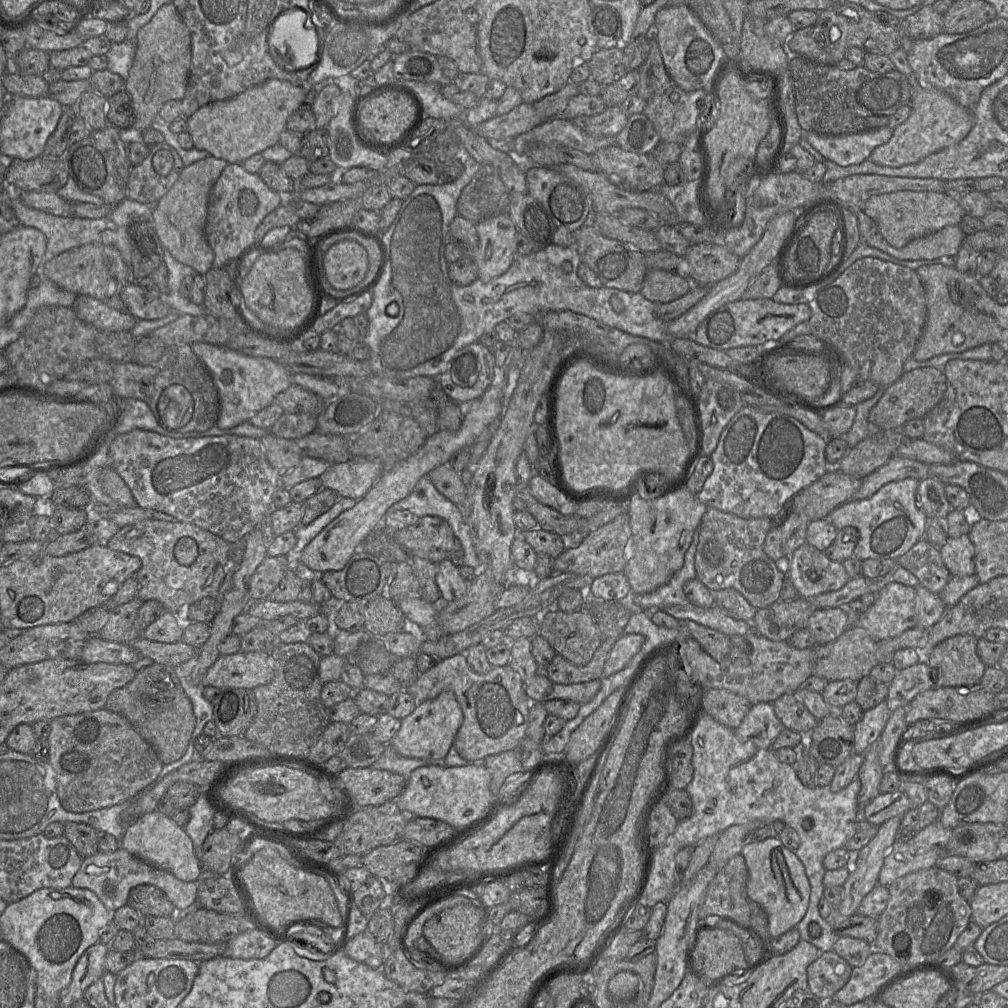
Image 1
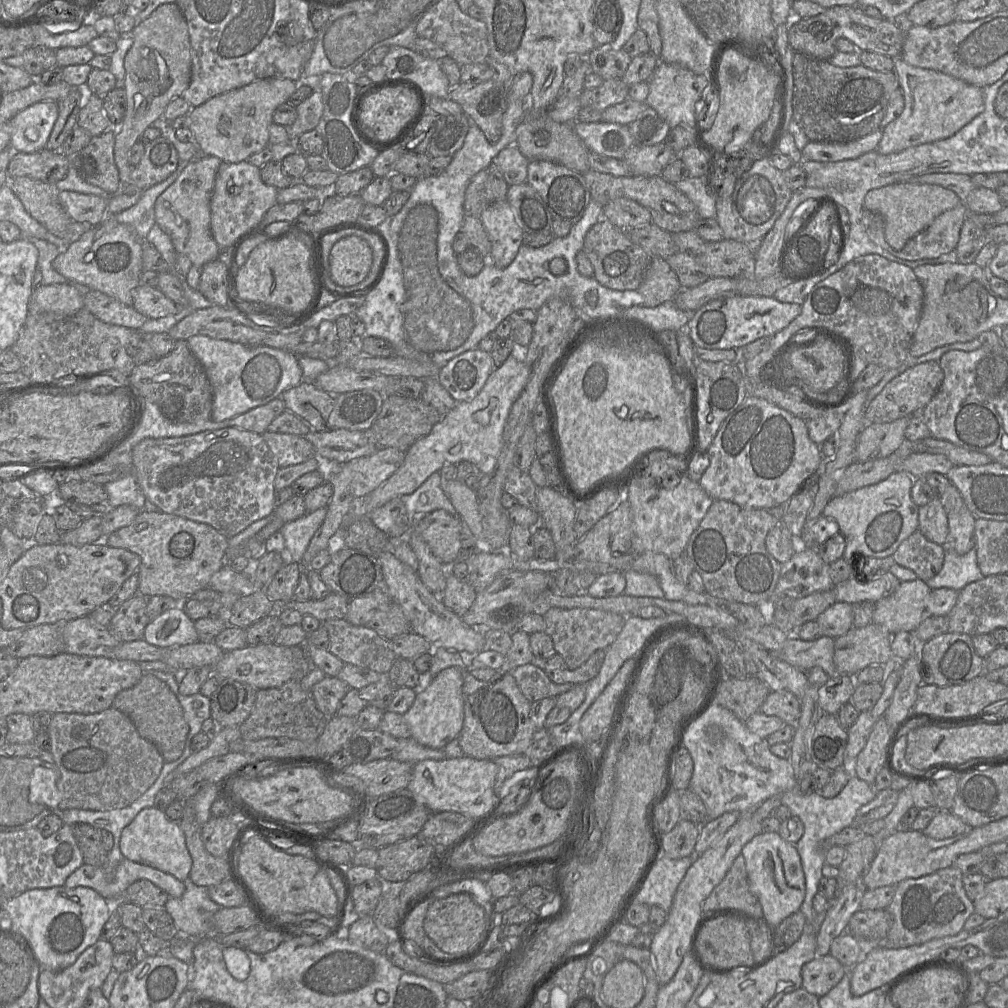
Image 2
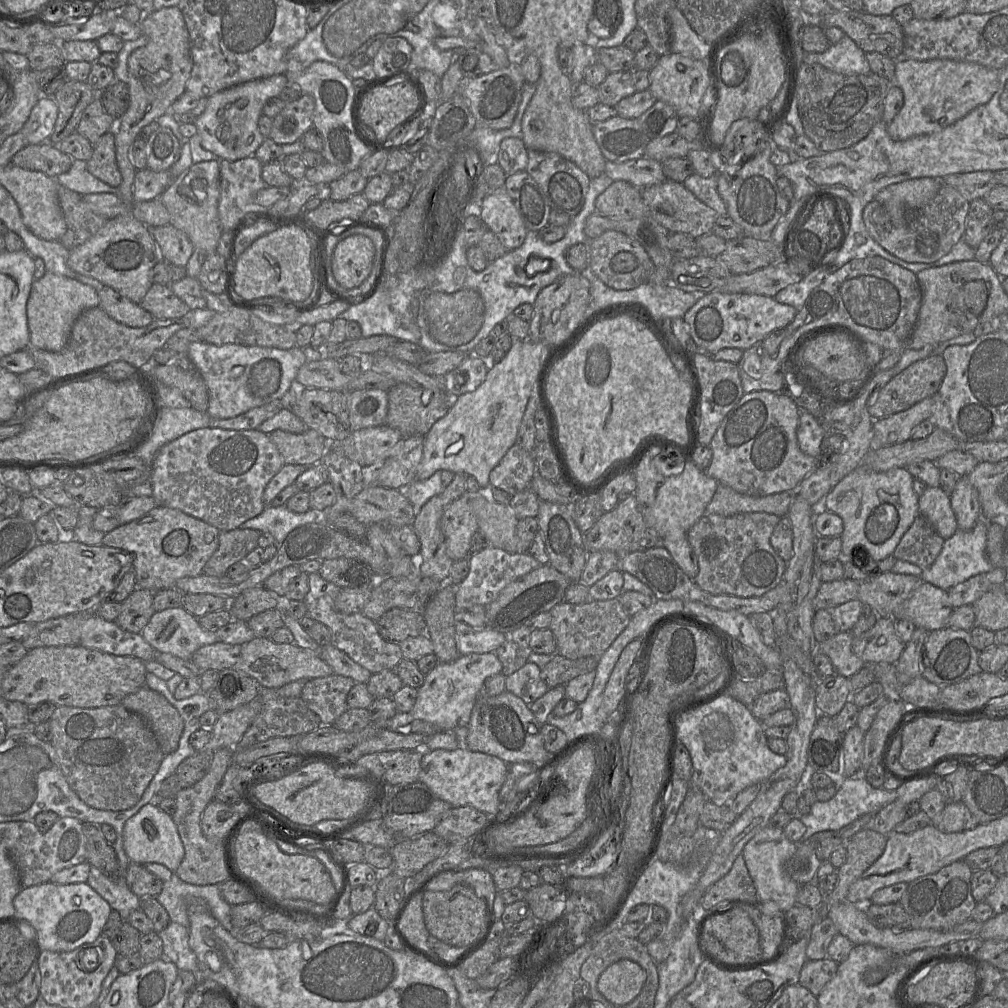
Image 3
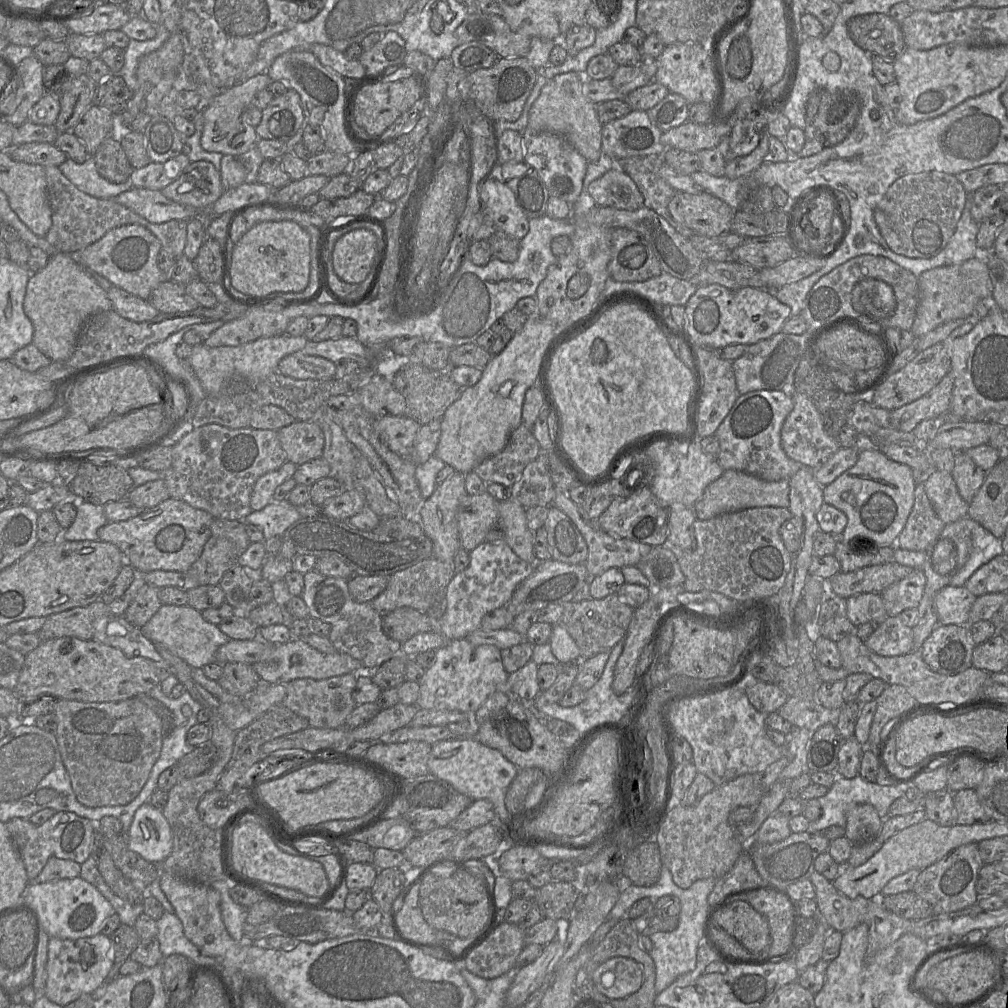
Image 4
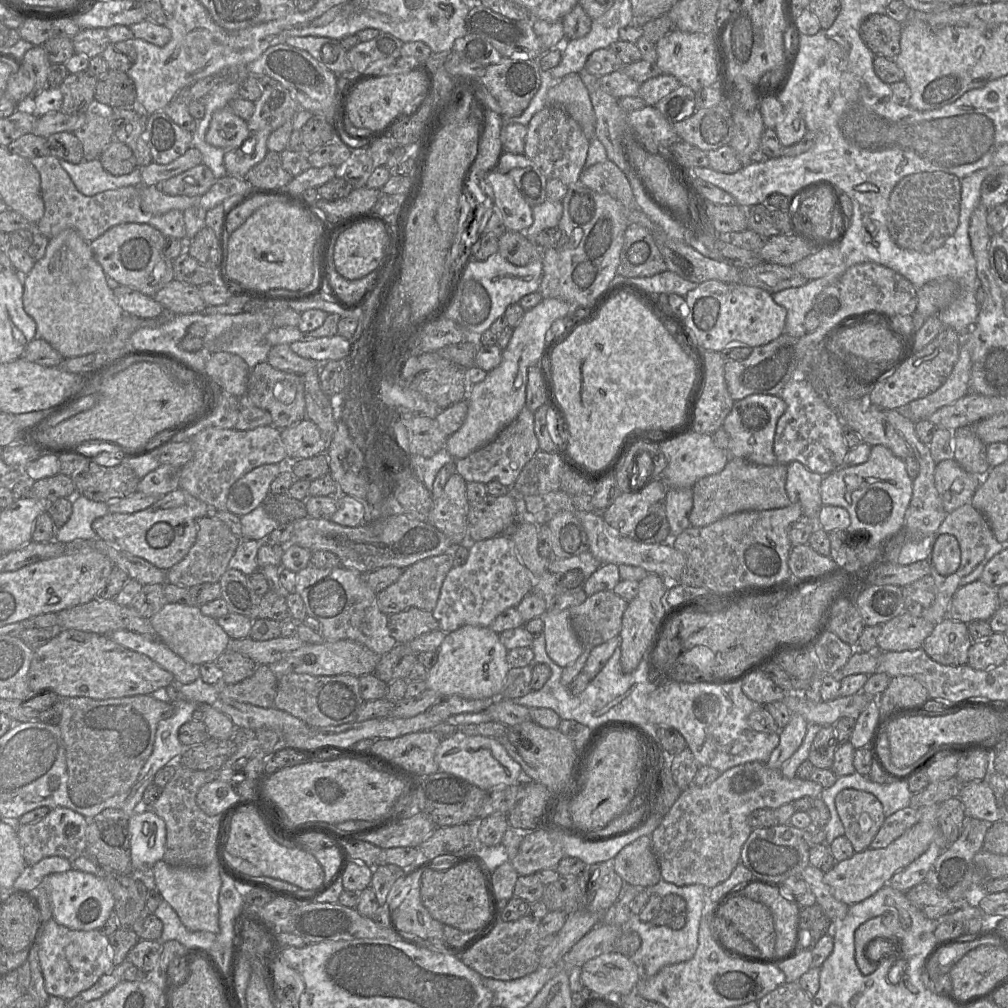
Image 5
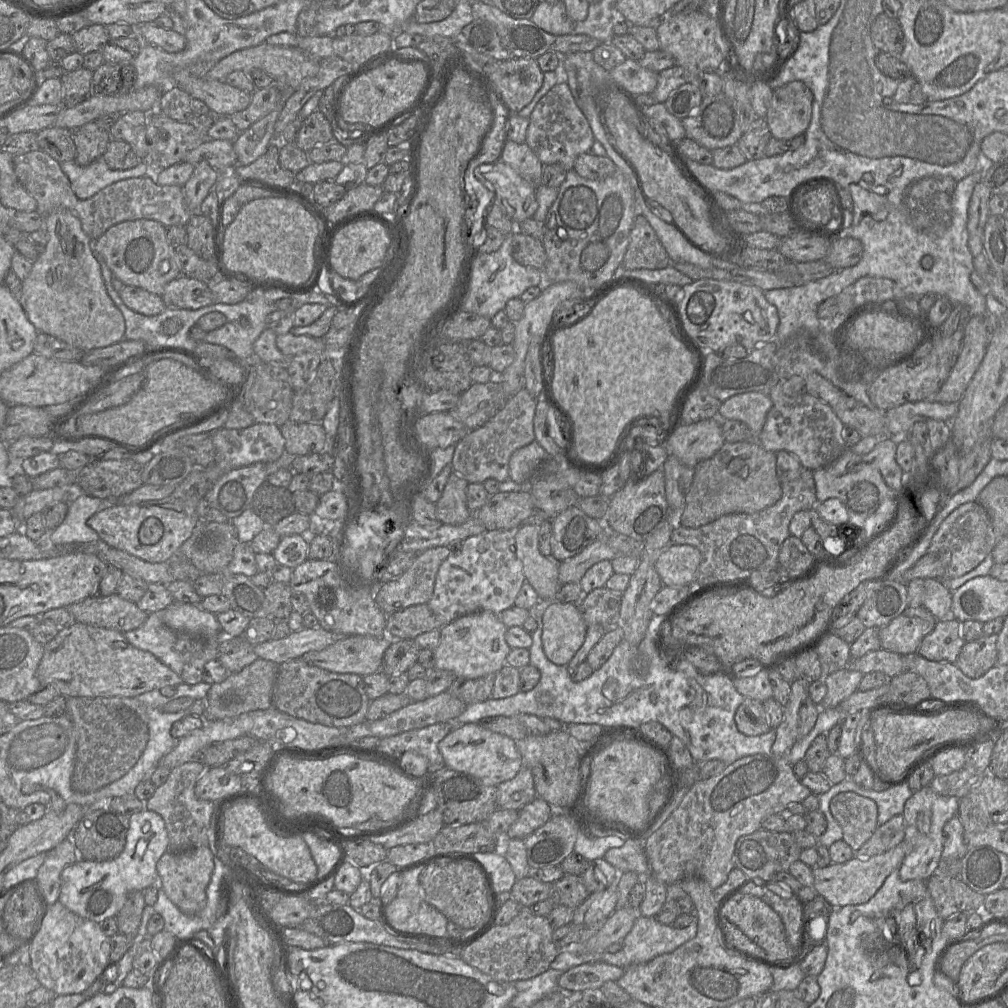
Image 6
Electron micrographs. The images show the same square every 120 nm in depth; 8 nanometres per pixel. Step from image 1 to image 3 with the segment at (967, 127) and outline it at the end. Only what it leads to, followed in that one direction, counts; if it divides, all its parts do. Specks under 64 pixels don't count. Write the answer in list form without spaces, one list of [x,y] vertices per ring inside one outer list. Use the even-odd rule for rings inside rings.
[[[900,58],[895,62],[896,84],[904,94],[904,104],[887,124],[887,132],[895,141],[940,132],[962,119],[980,105],[988,103],[999,88],[1000,70],[973,62],[949,59],[918,61]]]

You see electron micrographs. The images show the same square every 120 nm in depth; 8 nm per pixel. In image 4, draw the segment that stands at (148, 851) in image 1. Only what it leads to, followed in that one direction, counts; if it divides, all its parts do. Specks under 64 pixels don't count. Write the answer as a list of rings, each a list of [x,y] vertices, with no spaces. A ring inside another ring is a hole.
[[[149,802],[135,812],[128,832],[128,848],[152,864],[161,864],[171,853],[171,827],[162,813]]]

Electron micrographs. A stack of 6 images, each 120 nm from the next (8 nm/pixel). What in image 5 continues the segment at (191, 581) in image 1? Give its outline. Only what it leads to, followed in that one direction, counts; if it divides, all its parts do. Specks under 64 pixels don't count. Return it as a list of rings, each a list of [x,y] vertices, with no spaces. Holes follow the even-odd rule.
[[[178,488],[144,510],[135,513],[107,513],[93,521],[92,529],[97,538],[158,569],[168,571],[187,555],[195,543],[199,519],[210,513],[211,509],[206,503]]]

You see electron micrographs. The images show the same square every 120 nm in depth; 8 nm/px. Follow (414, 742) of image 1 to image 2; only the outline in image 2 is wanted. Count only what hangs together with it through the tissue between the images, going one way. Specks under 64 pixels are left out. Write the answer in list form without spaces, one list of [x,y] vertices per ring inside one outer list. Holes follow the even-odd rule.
[[[459,667],[443,669],[429,680],[424,678],[423,686],[417,689],[414,703],[403,714],[411,738],[423,746],[443,749],[458,737],[464,722],[463,683],[464,670]]]

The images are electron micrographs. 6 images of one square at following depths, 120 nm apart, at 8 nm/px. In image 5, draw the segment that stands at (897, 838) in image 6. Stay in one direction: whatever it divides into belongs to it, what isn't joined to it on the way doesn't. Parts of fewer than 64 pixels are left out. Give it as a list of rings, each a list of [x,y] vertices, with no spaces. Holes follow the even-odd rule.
[[[906,807],[898,810],[894,814],[885,818],[869,848],[880,849],[887,847],[891,842],[900,837],[907,829],[918,822],[917,809]]]

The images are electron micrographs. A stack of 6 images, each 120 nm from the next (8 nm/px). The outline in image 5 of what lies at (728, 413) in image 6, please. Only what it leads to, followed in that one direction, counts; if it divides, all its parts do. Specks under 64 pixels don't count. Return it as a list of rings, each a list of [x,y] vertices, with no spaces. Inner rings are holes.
[[[752,394],[735,401],[722,427],[729,435],[726,450],[729,458],[742,458],[756,465],[773,466],[777,459],[773,451],[776,425],[786,410],[786,403],[774,395]]]

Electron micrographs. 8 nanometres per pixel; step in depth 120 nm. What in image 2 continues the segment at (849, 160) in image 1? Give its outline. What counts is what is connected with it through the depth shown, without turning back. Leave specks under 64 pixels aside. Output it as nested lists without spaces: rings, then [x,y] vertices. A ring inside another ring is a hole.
[[[880,129],[857,140],[847,143],[821,143],[809,141],[801,151],[803,160],[838,162],[855,159],[861,155],[874,151],[882,138]]]

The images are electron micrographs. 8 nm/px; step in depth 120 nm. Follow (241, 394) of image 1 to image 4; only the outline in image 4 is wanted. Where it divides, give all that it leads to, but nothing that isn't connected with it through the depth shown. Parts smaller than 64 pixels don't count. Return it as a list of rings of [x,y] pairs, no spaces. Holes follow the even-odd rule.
[[[285,332],[276,336],[261,337],[238,346],[209,347],[204,343],[199,343],[192,346],[188,363],[206,394],[220,395],[225,393],[225,381],[233,375],[242,375],[254,388],[259,381],[278,371],[278,363],[283,357],[300,352],[307,341],[304,335],[292,336]]]

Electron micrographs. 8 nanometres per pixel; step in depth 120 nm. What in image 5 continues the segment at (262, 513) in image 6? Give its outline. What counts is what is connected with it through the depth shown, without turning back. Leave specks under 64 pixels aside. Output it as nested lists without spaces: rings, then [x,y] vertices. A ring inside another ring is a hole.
[[[269,493],[261,506],[279,524],[294,523],[308,516],[305,501],[292,498],[288,493]]]

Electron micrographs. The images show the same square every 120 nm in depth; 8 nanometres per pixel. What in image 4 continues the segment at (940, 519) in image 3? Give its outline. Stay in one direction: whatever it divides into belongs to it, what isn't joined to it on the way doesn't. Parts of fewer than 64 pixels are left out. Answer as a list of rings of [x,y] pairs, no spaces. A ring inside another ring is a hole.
[[[932,469],[924,485],[936,514],[945,524],[968,515],[970,503],[960,496],[951,473]]]

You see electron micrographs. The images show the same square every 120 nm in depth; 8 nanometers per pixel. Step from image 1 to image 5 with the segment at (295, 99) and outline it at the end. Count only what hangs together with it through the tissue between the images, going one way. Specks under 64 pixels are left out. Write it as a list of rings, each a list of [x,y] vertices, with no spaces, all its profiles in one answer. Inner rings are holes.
[[[228,103],[212,114],[205,139],[212,146],[233,149],[240,147],[250,135],[247,121],[237,116]]]

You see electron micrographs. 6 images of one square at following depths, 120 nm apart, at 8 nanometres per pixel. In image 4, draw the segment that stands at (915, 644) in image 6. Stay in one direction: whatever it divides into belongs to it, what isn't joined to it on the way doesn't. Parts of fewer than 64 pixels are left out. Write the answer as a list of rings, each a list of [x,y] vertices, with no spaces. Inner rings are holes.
[[[888,616],[864,641],[874,653],[881,656],[900,656],[914,649],[913,629],[905,625],[898,616]]]

